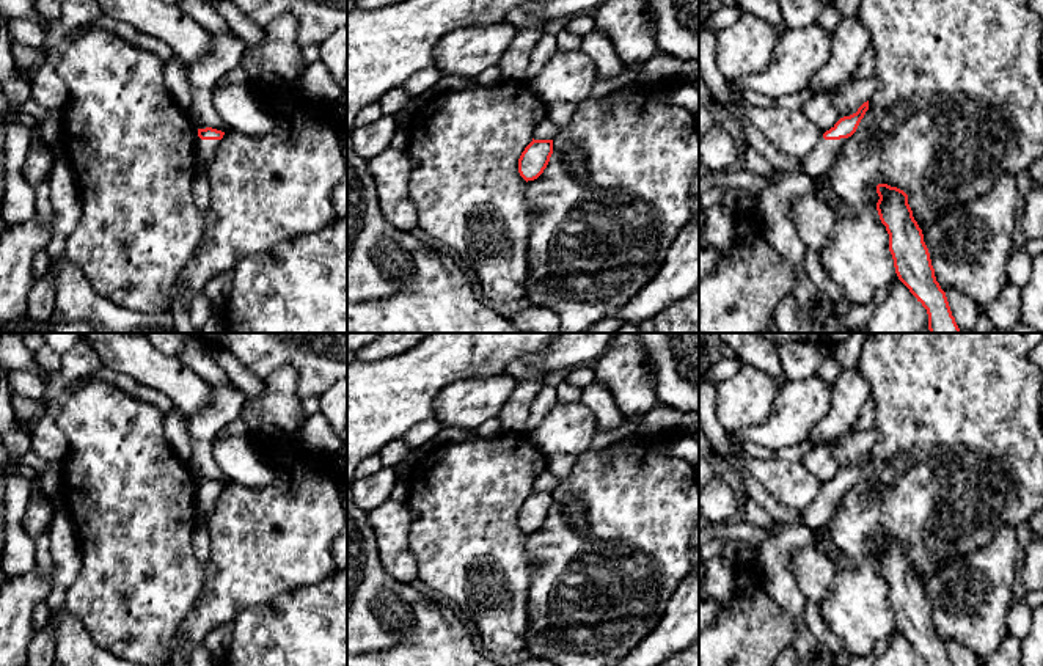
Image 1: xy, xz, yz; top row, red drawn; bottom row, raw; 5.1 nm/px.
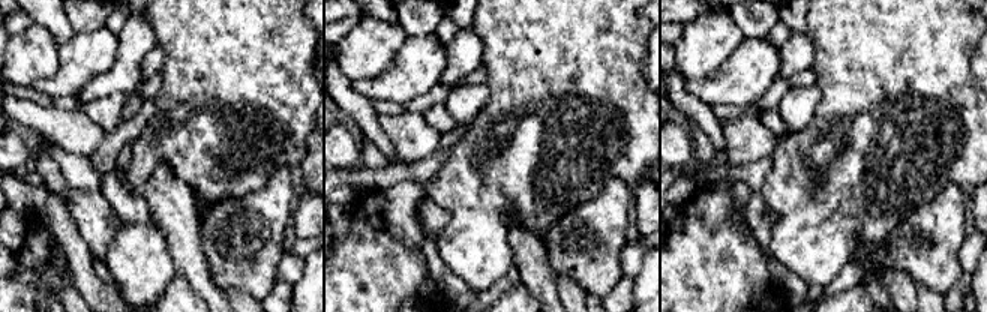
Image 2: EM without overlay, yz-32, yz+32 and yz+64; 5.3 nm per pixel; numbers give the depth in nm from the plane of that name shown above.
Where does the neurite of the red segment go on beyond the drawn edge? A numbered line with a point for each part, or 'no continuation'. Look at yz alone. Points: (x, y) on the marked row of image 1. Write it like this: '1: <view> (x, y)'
1: yz (820, 157)

